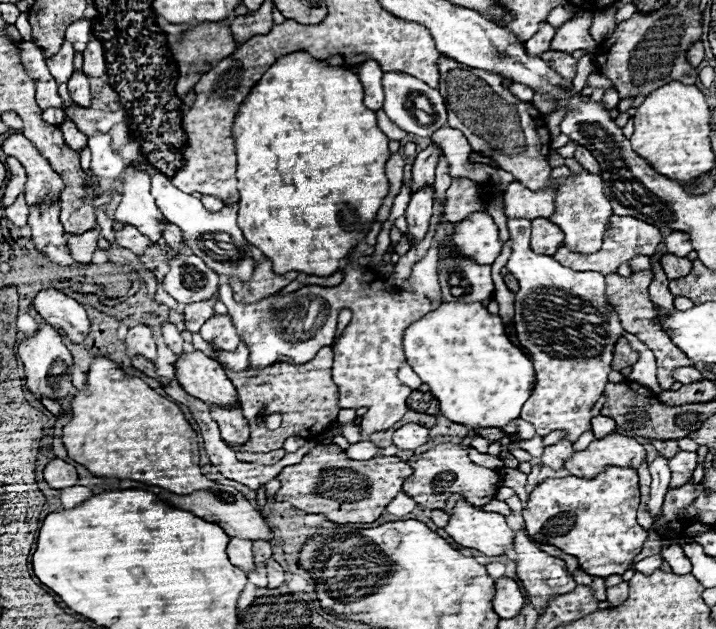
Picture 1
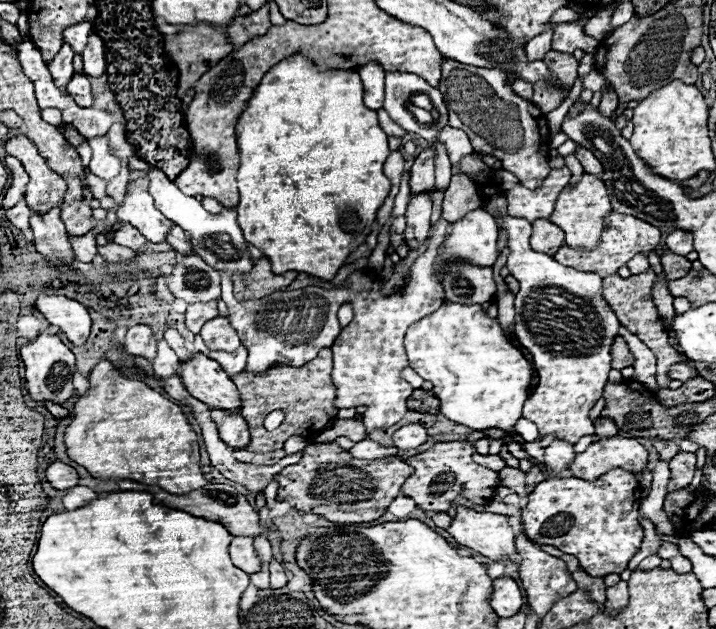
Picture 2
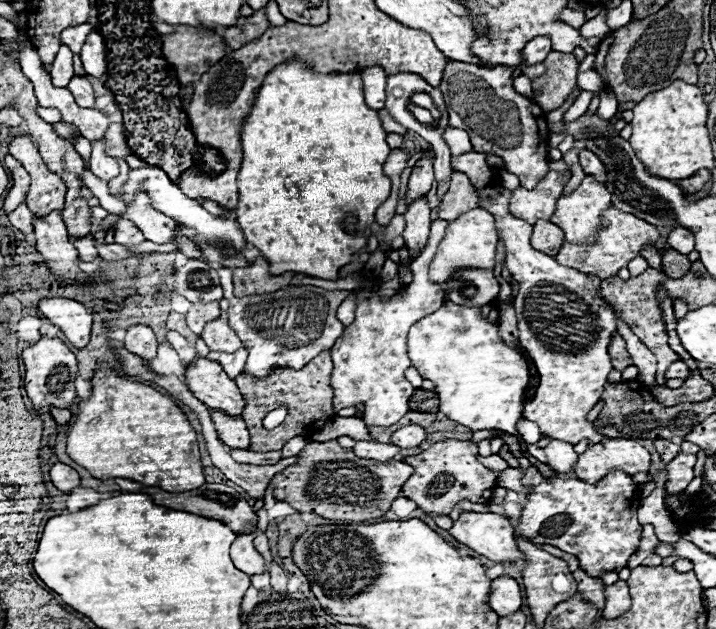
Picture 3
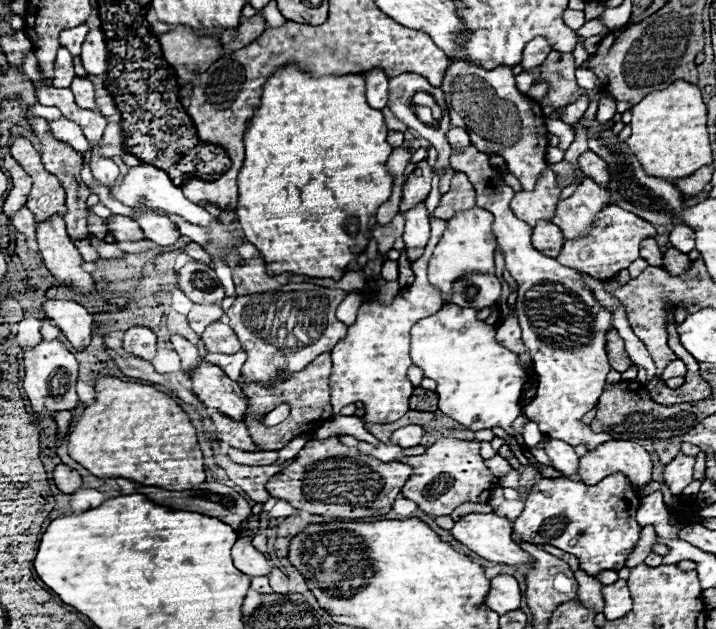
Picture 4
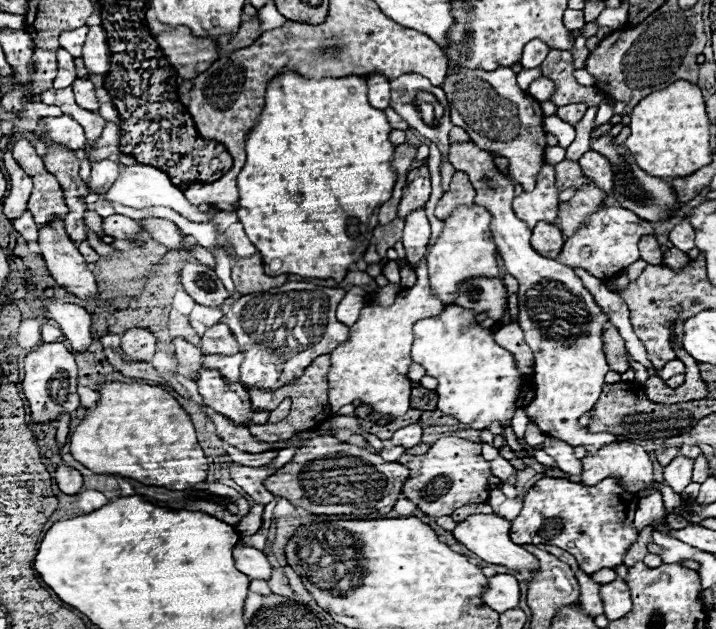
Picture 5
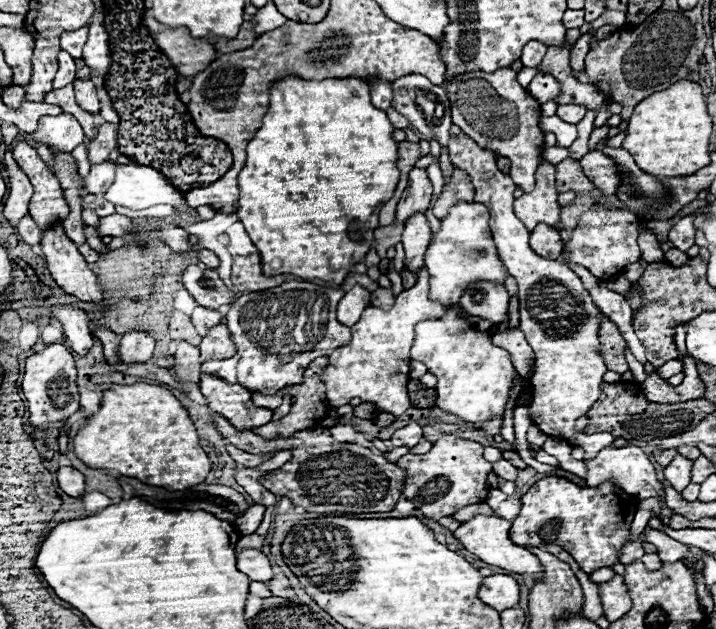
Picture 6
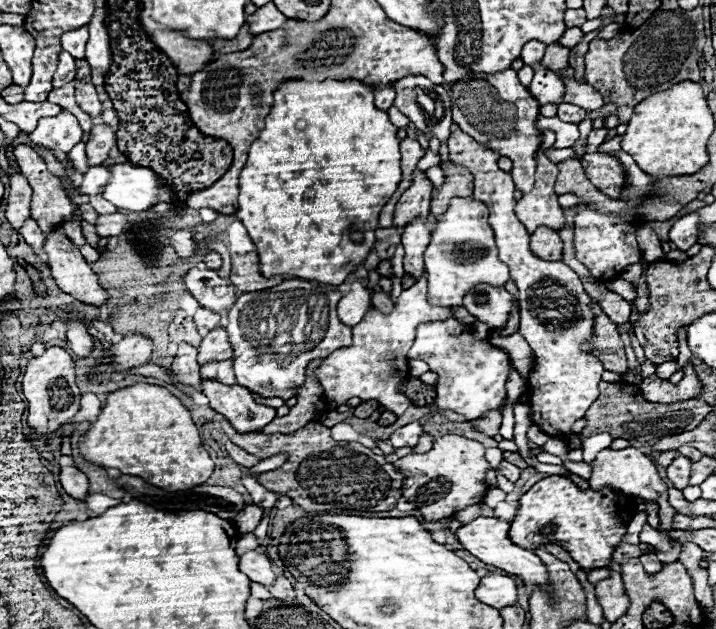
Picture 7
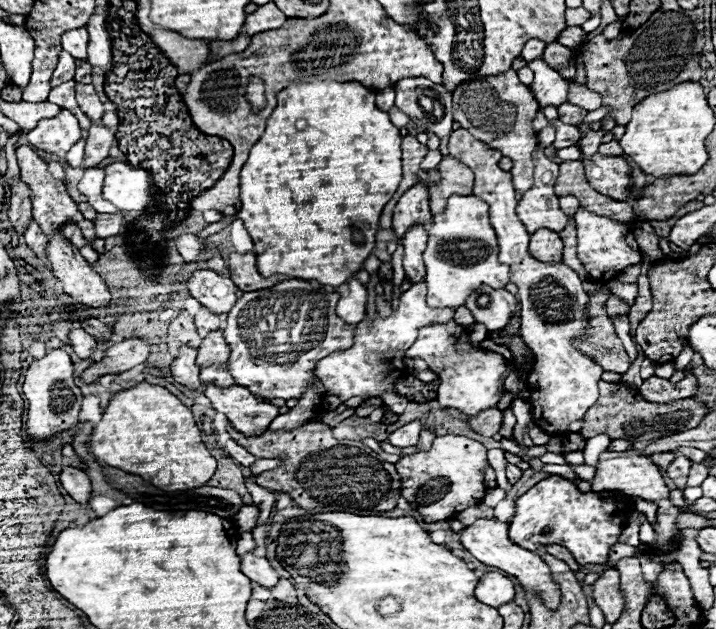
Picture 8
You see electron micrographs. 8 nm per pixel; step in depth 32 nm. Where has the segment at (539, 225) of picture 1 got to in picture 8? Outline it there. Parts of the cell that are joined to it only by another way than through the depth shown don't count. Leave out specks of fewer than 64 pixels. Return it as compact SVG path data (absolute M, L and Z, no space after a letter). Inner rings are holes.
M540 228L530 238L530 254L546 264L562 262L562 240L556 232Z

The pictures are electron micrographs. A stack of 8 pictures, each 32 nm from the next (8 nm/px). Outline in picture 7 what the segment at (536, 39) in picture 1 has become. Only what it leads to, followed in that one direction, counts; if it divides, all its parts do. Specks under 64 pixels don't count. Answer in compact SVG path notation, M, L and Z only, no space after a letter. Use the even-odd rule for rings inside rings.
M530 40L526 42L524 50L522 50L522 60L526 66L532 66L534 62L540 62L542 56L544 56L544 50L546 50L546 44L538 42L538 40Z

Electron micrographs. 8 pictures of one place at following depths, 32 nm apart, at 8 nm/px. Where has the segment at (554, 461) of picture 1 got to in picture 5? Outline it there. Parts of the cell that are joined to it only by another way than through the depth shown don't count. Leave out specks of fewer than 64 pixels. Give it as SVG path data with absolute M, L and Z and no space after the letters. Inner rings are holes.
M546 438L544 442L544 450L546 454L550 454L556 460L556 468L560 468L562 472L568 474L582 474L582 462L578 458L574 458L574 448L562 440L554 440L554 438Z

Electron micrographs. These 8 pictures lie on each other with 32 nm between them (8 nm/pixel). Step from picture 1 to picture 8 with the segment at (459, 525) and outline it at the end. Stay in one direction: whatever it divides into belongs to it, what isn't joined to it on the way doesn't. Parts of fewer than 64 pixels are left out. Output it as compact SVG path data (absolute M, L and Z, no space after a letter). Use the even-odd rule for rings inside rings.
M478 520L476 524L464 528L460 532L462 536L462 544L464 548L480 562L488 564L488 566L496 566L504 572L508 572L510 576L516 576L520 586L526 590L528 596L542 596L542 602L546 604L546 608L554 610L558 608L558 584L552 580L552 574L550 574L550 568L548 564L536 554L536 552L530 552L530 550L524 550L520 546L516 546L510 538L508 538L508 522L498 522L498 520Z

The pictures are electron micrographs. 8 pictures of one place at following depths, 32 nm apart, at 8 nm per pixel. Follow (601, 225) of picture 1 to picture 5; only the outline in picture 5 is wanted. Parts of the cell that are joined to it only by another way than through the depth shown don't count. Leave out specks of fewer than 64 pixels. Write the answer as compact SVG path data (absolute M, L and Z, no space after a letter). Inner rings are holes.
M592 182L588 184L588 188L582 188L574 194L574 198L570 202L560 204L558 210L558 228L566 234L572 236L586 220L586 216L590 212L596 212L604 200L608 198L606 192L602 192L600 188L596 188Z

